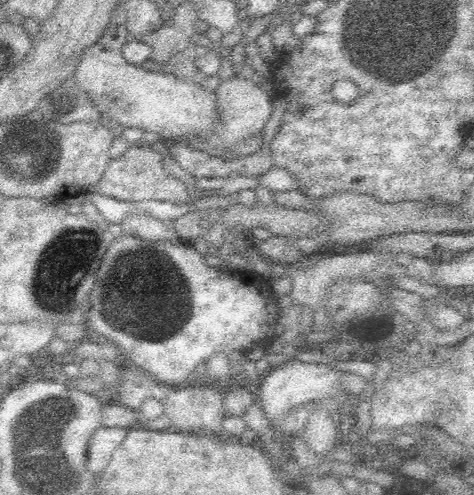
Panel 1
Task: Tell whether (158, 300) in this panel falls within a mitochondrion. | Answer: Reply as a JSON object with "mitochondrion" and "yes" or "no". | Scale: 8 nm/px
{"mitochondrion":"yes"}

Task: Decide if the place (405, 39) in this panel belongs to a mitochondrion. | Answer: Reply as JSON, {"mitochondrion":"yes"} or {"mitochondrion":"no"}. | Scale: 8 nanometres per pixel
{"mitochondrion":"yes"}

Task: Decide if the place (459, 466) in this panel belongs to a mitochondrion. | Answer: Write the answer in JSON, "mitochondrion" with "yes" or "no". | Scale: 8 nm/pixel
{"mitochondrion":"no"}

